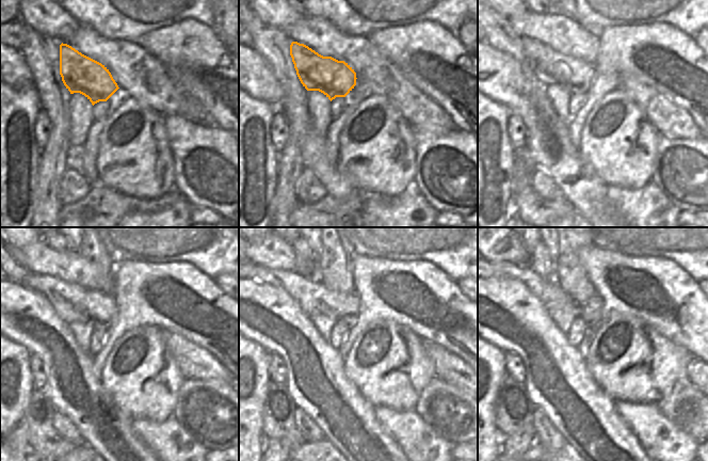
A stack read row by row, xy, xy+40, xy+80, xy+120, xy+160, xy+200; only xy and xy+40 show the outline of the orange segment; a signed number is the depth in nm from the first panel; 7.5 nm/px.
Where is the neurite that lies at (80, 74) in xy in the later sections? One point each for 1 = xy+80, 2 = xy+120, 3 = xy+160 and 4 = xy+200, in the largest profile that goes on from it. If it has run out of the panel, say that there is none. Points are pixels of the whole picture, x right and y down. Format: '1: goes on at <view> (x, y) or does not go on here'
1: goes on at xy+80 (549, 66)
2: goes on at xy+120 (74, 304)
3: goes on at xy+160 (315, 299)
4: goes on at xy+200 (546, 291)

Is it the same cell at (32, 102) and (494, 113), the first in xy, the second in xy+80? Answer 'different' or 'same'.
same

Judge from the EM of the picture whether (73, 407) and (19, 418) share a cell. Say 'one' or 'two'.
two

